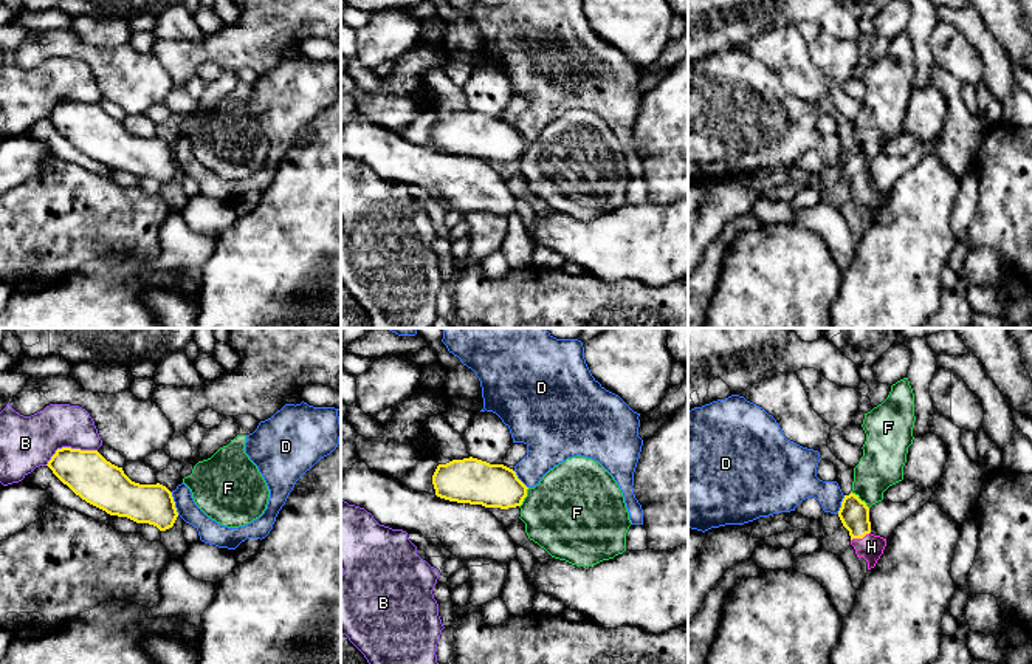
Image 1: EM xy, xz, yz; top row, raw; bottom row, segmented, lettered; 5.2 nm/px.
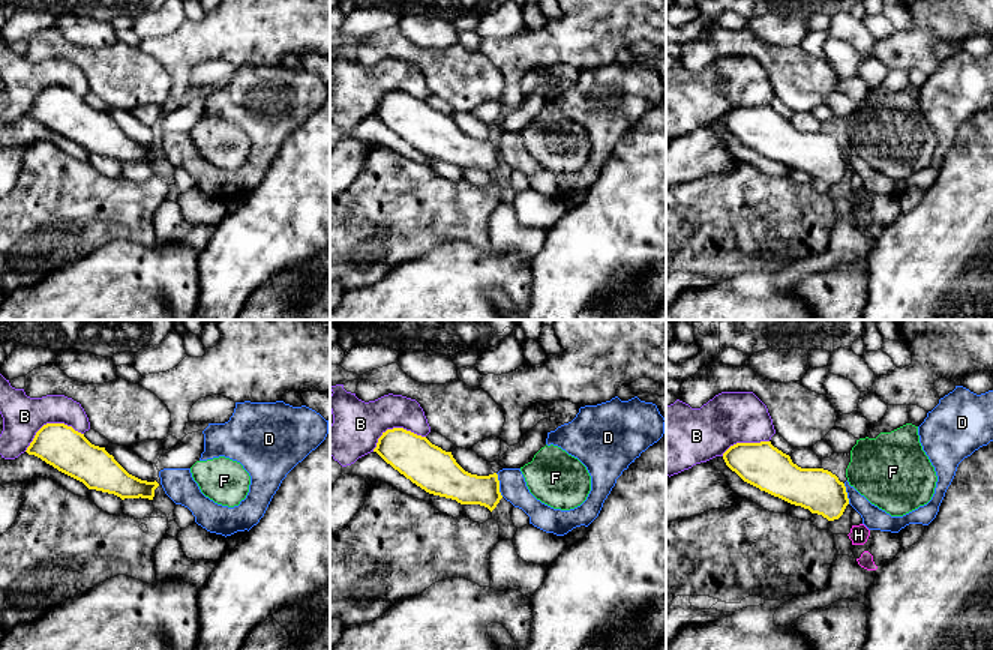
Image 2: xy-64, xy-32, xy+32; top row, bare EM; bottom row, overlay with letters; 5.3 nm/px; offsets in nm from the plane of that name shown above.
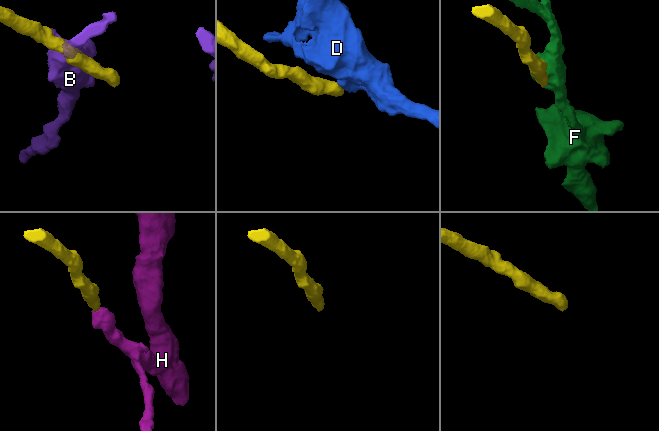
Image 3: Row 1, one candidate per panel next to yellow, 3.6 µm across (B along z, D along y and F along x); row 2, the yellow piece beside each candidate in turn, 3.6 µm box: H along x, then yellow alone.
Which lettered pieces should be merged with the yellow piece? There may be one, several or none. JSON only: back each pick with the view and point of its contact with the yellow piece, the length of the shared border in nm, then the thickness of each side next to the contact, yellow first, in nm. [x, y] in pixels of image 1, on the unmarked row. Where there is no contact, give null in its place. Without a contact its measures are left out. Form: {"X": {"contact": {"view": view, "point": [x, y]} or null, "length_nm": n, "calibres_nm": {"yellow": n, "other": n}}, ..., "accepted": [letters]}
{"H": {"contact": {"view": "yz", "point": [860, 191]}, "length_nm": 120, "calibres_nm": {"yellow": 160, "other": 130}}, "accepted": ["H"]}

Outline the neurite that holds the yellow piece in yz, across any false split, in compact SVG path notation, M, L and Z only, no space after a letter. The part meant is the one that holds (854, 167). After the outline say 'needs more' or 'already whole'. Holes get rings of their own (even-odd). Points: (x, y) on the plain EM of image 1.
M855 147L845 149L838 170L843 180L849 184L851 198L857 210L868 215L868 223L874 221L883 203L886 192L871 186L869 161Z; needs more

